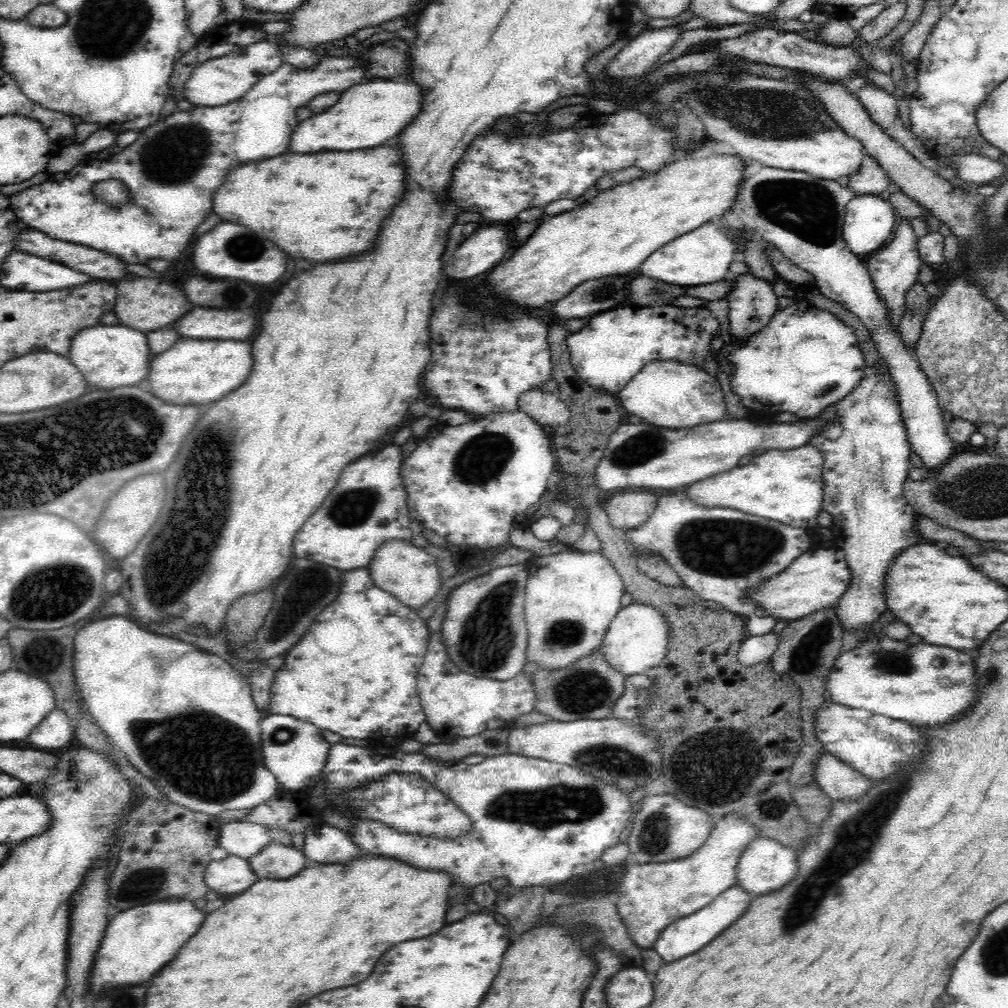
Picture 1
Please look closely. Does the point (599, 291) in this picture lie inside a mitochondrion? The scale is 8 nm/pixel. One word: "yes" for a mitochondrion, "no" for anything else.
yes

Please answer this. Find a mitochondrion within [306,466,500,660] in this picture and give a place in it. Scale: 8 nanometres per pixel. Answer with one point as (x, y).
(347, 509)

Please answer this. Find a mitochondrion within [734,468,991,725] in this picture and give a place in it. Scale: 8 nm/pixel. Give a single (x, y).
(820, 635)

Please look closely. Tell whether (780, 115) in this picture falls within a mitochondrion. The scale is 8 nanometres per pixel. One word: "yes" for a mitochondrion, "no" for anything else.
yes

